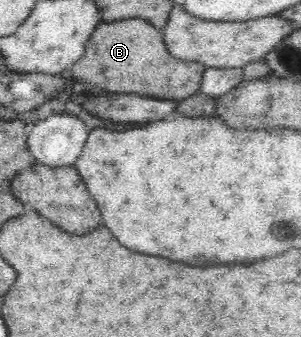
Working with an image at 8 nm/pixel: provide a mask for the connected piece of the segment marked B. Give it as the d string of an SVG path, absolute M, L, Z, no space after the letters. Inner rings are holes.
M136 18L98 24L90 40L86 42L84 56L72 66L74 78L92 82L102 90L120 94L140 94L162 100L184 100L186 96L198 92L202 72L204 66L198 62L188 64L172 58L164 48L160 30L150 26L146 20ZM190 70L194 70L192 74L196 76L196 80L186 80L190 76Z

